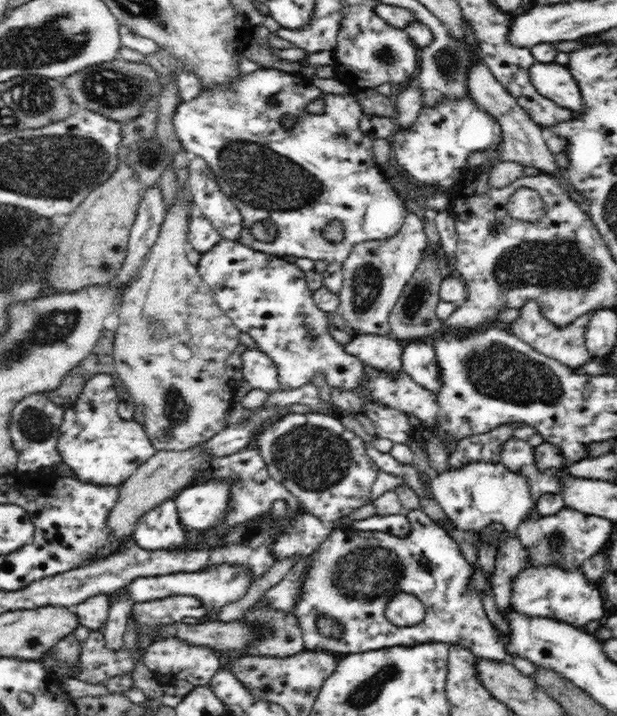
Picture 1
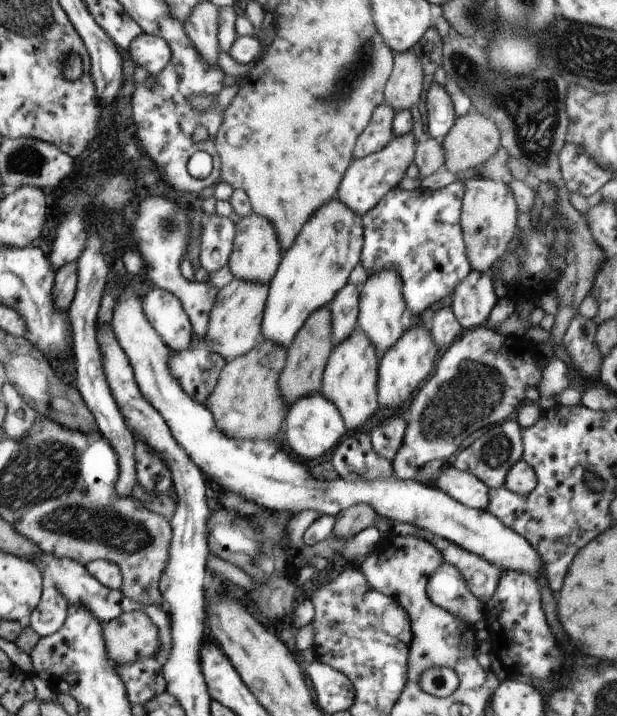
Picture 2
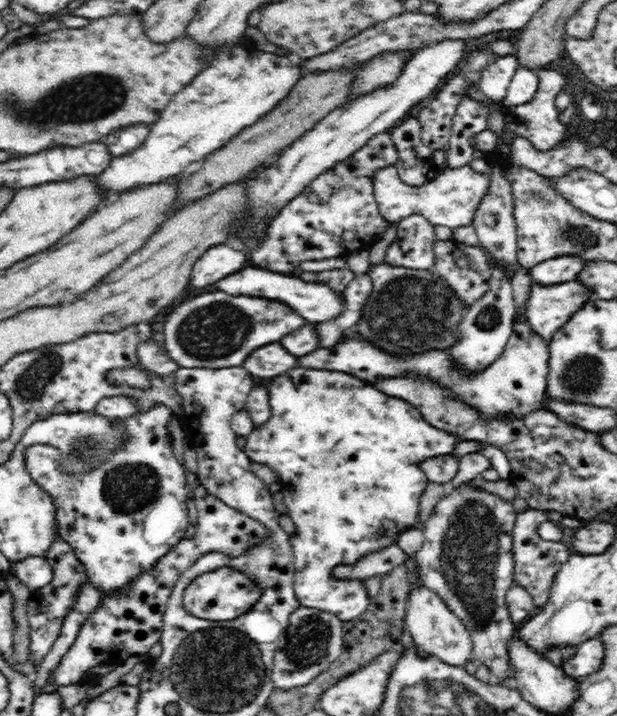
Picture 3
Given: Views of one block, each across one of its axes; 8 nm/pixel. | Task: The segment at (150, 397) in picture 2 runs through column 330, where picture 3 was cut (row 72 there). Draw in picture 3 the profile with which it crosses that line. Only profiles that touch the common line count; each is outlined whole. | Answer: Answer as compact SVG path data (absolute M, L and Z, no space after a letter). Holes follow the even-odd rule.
M504 56L496 58L492 64L488 64L482 70L478 88L484 96L488 96L492 102L500 102L506 98L510 82L514 80L516 70L520 68L520 62L516 56Z

